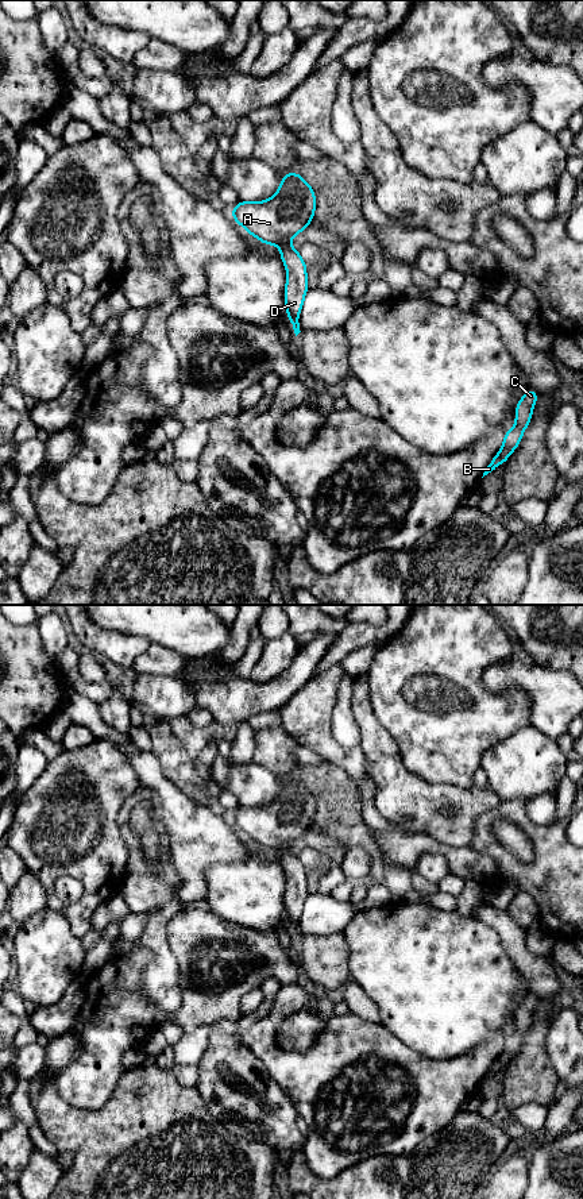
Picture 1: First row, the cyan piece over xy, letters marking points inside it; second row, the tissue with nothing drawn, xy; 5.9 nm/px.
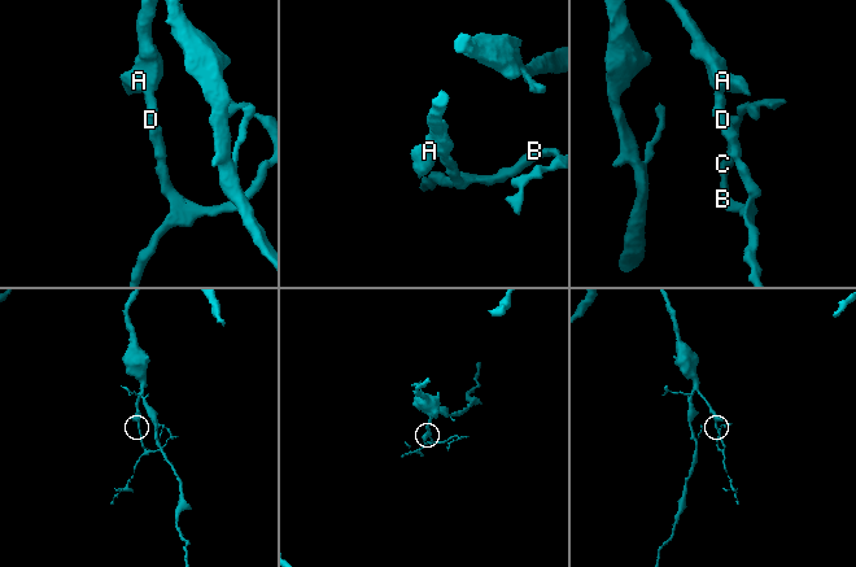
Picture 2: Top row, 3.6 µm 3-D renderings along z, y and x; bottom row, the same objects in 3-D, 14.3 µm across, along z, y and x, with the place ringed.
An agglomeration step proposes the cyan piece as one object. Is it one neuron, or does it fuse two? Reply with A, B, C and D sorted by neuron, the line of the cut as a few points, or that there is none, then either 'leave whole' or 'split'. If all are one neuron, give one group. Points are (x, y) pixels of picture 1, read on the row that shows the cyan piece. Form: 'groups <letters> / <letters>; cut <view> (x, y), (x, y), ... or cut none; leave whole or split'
groups A B C D; cut none; leave whole

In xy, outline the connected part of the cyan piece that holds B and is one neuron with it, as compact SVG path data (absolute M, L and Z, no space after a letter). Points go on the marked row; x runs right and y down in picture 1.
M529 389L518 401L516 408L516 425L513 429L505 432L503 444L499 452L486 467L483 477L495 470L499 464L505 463L510 454L518 447L518 444L521 443L522 433L532 420L532 410L537 398L538 393L536 393L533 389Z

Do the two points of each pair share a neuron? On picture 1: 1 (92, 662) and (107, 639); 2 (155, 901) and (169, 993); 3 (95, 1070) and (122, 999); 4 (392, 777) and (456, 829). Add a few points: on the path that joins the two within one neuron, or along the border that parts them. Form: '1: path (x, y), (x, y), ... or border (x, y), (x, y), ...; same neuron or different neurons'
1: border (89, 654), (101, 659); different neurons
2: path (155, 924), (155, 940), (162, 952), (163, 970); same neuron
3: path (101, 1052), (104, 1032), (112, 1017); same neuron
4: path (408, 793), (423, 808), (433, 809), (440, 814); same neuron

